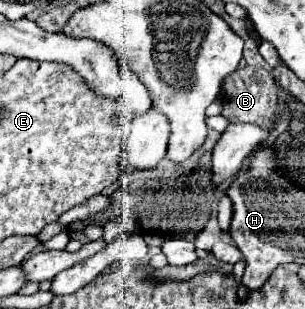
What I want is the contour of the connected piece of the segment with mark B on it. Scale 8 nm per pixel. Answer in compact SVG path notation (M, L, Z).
M244 66L238 68L232 76L224 80L224 92L222 92L222 116L230 122L248 122L256 124L268 130L274 130L276 126L272 124L274 112L278 106L278 90L276 82L266 68L256 68L256 66Z

